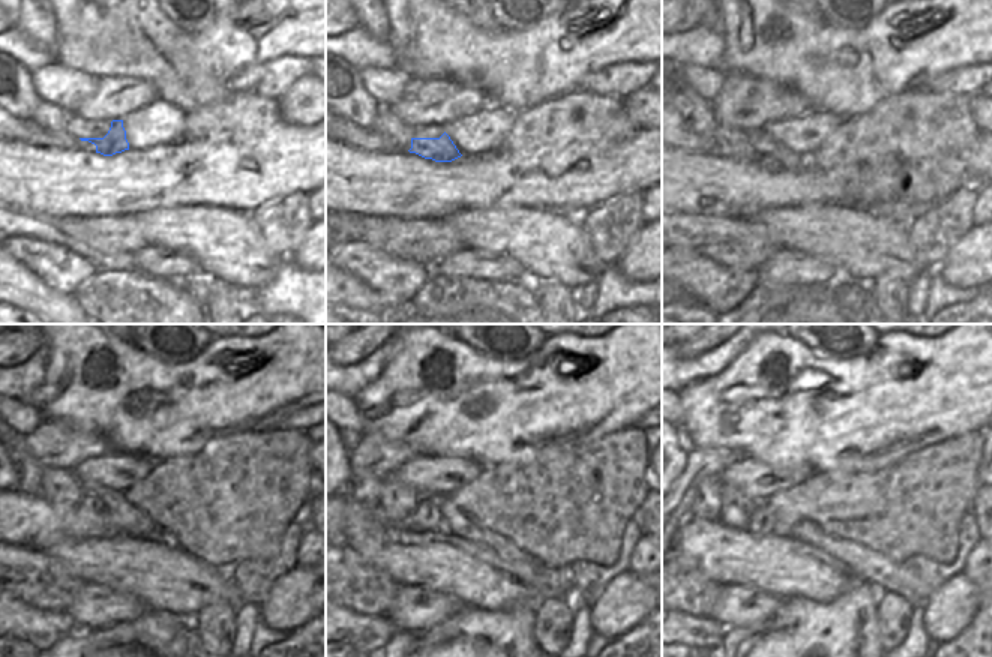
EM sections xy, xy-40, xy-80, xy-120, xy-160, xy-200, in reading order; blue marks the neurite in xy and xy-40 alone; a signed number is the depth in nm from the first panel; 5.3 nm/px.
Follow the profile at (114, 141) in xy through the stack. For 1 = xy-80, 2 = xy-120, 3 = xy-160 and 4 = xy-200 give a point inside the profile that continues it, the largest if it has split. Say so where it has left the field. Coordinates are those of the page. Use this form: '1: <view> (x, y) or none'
1: xy-80 (767, 152)
2: xy-120 (92, 494)
3: xy-160 (428, 516)
4: xy-200 (761, 522)

